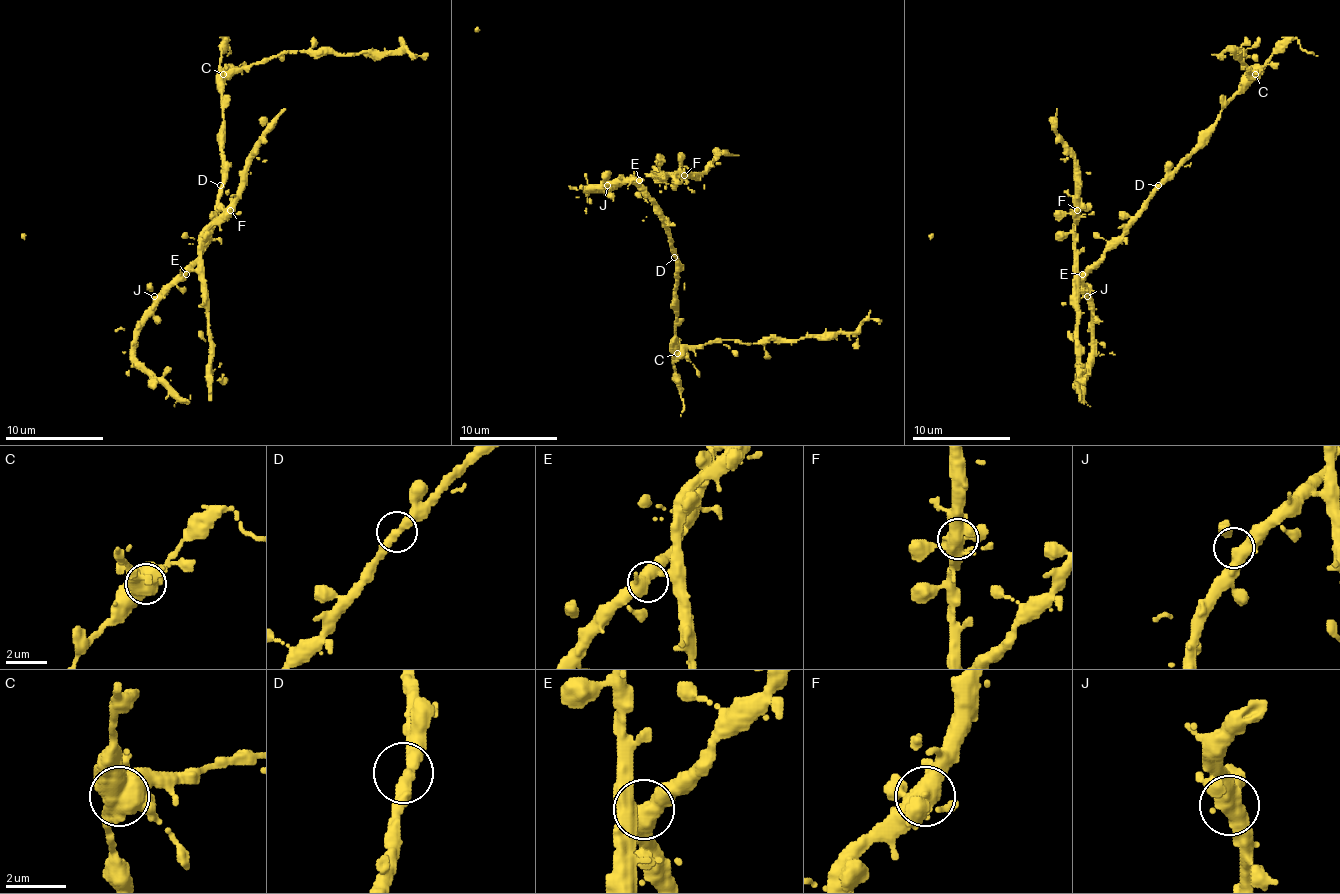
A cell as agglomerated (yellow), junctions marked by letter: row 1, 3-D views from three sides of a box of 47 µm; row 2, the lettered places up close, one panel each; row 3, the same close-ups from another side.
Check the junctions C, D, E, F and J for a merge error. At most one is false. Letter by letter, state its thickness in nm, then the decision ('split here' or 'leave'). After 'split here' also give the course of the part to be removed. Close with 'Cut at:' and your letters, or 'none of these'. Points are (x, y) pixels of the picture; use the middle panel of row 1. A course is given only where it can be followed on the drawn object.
C: 550 nm thick; split here; foreign part runs (676, 352), (681, 345), (723, 340), (752, 343), (853, 333), (868, 318), (880, 323)
D: 360 nm thick; leave
E: 360 nm thick; leave
F: 500 nm thick; leave
J: 360 nm thick; leave
Cut at: C

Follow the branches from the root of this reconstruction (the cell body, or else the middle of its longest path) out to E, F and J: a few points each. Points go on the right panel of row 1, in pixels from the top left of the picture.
E: (1158, 190), (1133, 225), (1082, 274)
F: (1158, 190), (1133, 225), (1082, 274), (1074, 271), (1077, 210)
J: (1158, 190), (1133, 225), (1084, 276), (1087, 296)

